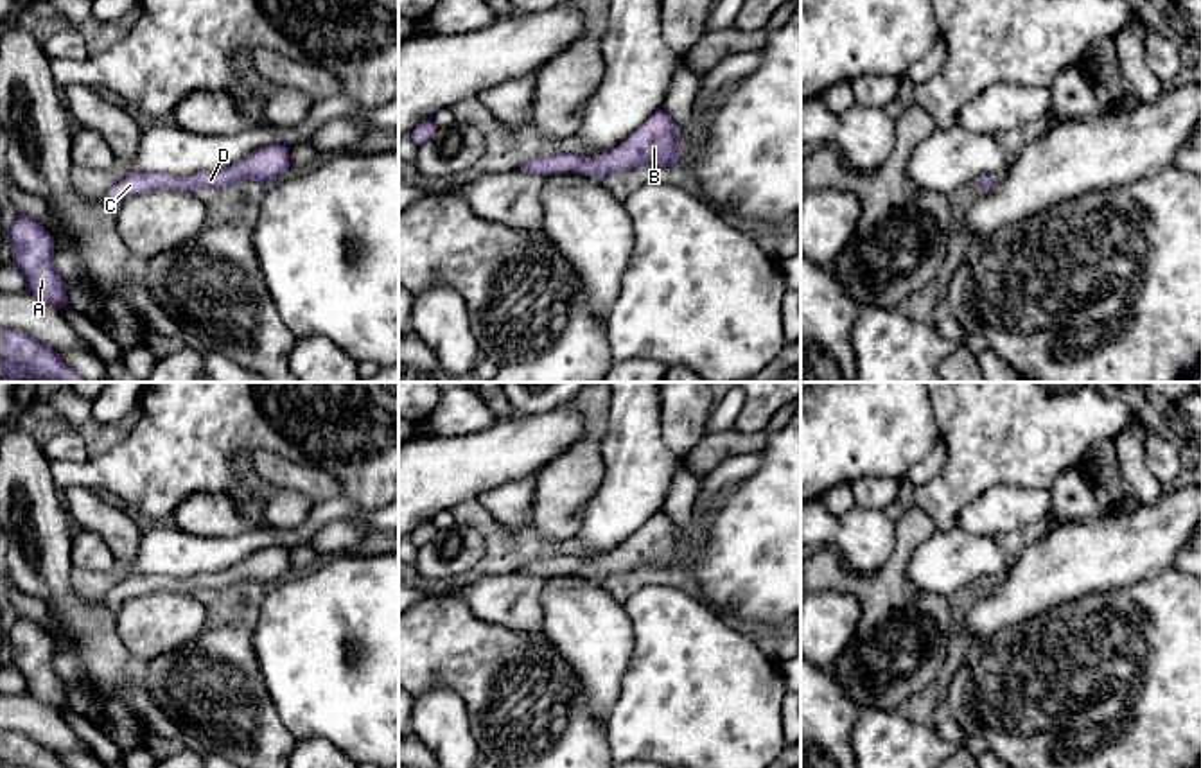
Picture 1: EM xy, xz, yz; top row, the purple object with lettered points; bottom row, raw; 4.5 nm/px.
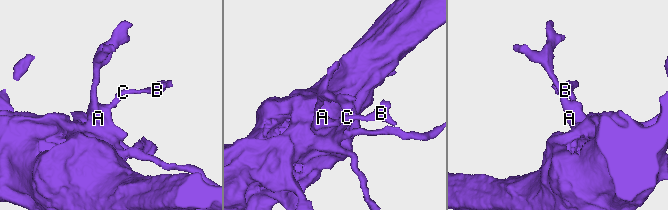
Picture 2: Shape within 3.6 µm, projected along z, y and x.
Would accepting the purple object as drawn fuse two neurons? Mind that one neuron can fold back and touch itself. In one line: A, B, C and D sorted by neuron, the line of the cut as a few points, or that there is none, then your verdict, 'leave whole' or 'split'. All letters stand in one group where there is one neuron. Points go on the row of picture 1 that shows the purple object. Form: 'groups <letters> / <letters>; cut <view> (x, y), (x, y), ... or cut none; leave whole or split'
groups A B C D; cut none; leave whole

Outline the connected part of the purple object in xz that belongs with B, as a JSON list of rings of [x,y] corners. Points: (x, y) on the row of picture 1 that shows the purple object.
[[[659,109],[625,144],[598,158],[571,153],[535,156],[519,170],[542,176],[574,172],[589,178],[605,178],[636,170],[644,163],[673,167],[680,160],[680,151],[682,140],[671,115]]]

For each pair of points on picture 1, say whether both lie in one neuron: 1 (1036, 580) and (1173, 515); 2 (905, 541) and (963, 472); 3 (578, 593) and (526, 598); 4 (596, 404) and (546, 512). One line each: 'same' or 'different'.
1: same
2: different
3: different
4: same

